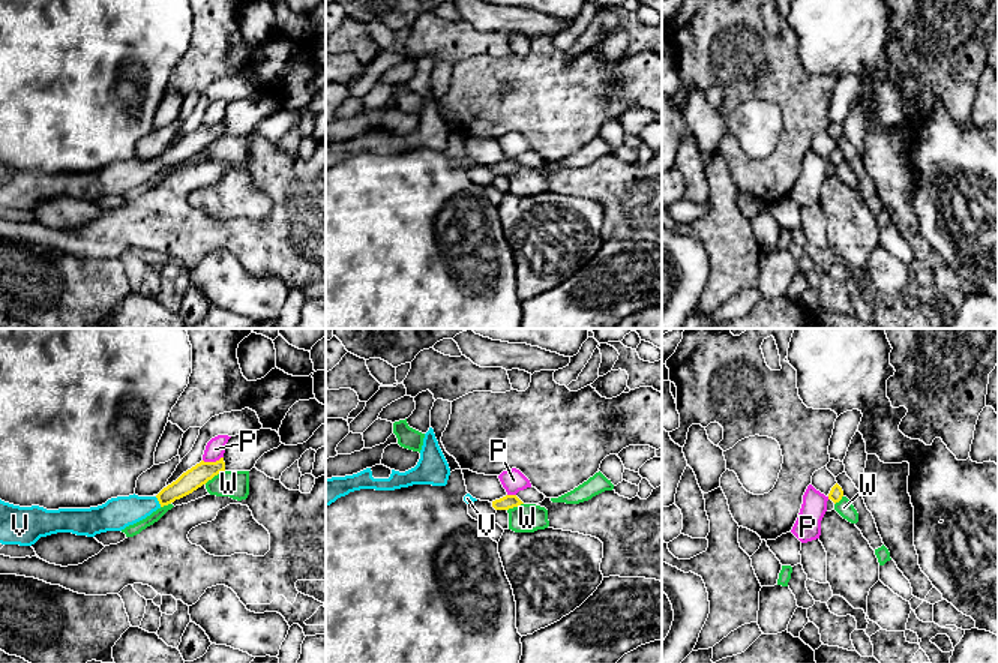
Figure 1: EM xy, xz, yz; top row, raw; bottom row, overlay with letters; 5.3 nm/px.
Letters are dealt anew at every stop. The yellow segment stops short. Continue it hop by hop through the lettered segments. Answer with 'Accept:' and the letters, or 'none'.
Accept: V

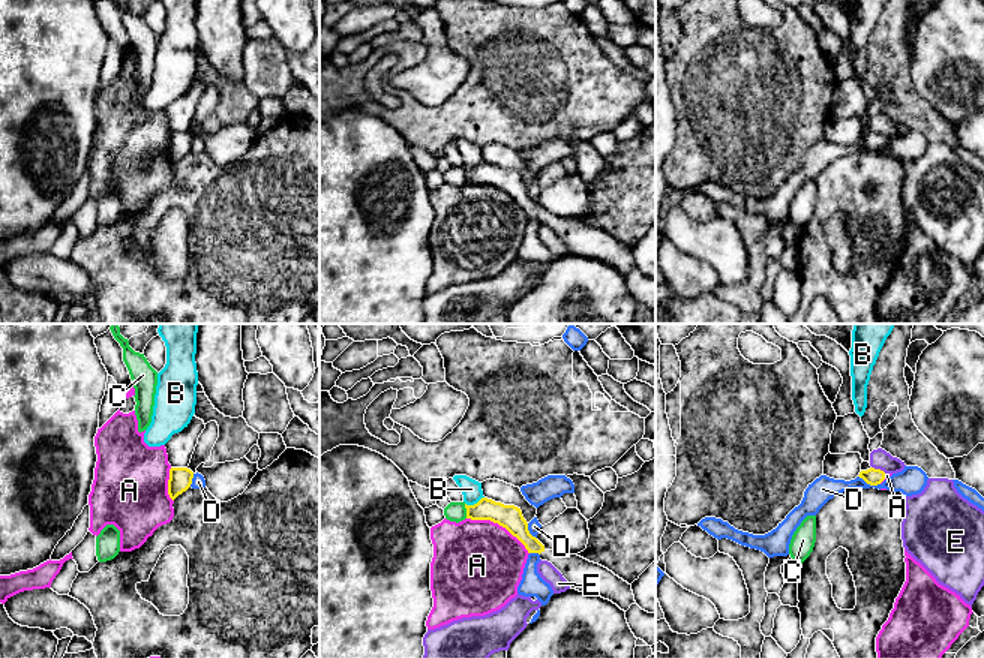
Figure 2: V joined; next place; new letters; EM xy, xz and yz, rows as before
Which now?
Accept: none

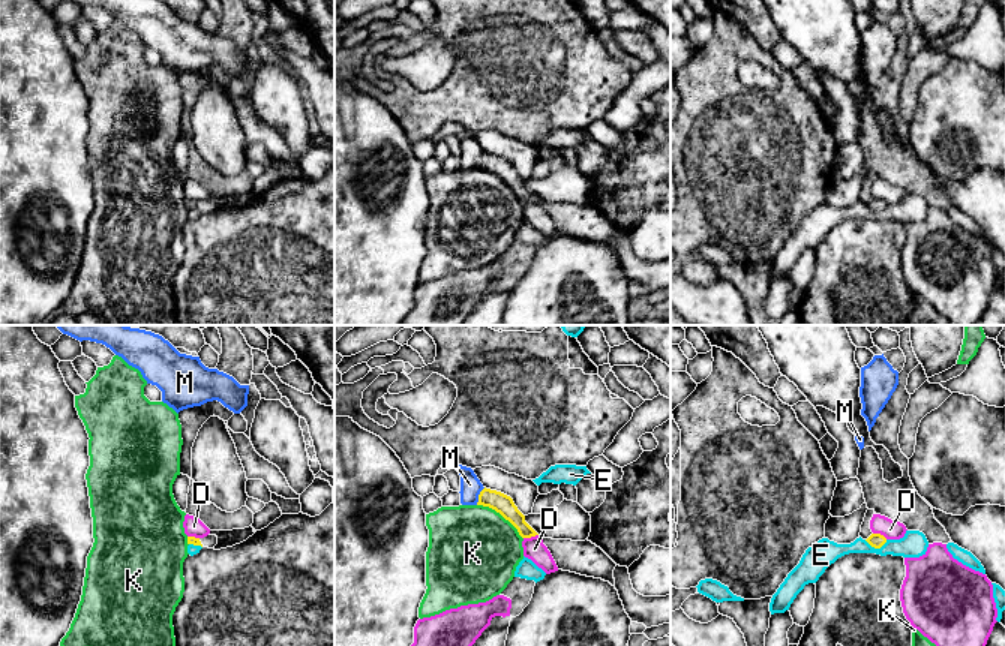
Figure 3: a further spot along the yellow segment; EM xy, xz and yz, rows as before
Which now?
Accept: none

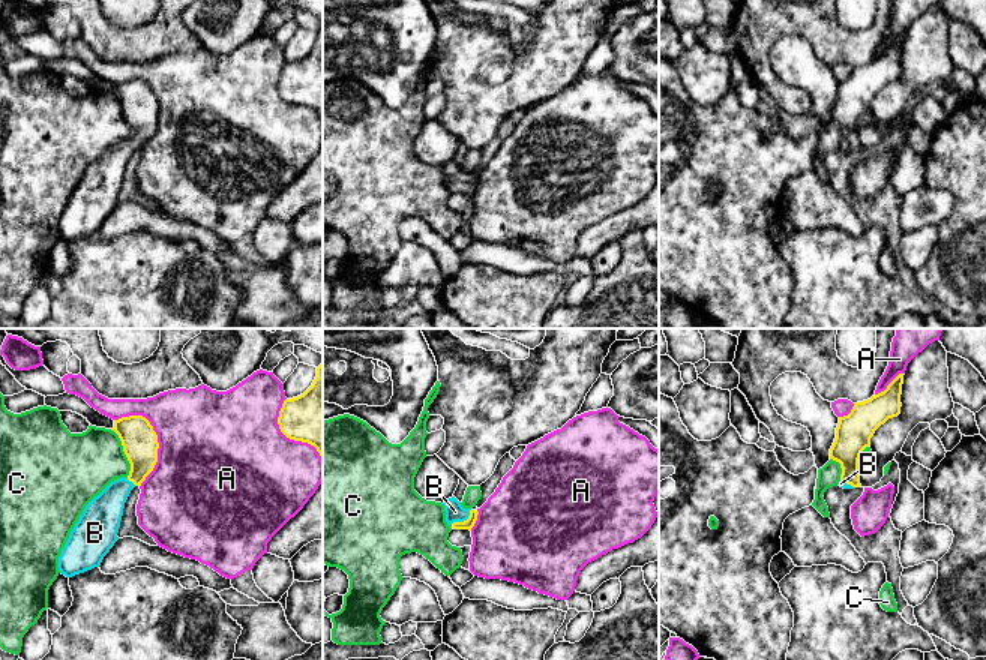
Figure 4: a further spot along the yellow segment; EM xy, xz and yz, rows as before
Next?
Accept: B

